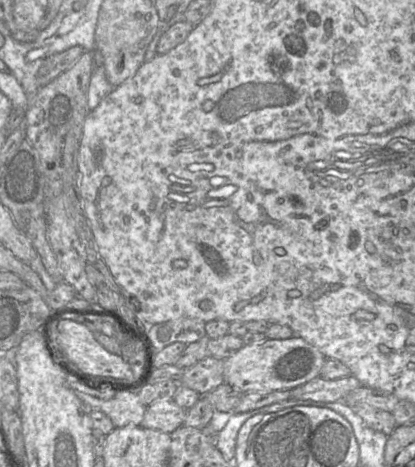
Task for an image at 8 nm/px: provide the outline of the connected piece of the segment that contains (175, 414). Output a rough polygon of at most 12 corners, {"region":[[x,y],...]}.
{"region":[[174,400],[146,407],[141,426],[170,434],[186,414]]}

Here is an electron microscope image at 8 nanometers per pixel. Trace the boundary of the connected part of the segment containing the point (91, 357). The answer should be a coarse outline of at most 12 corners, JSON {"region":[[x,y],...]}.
{"region":[[55,317],[49,335],[83,372],[116,378],[130,365],[83,324]]}

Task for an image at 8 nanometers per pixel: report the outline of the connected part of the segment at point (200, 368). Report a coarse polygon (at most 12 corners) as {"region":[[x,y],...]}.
{"region":[[224,360],[185,367],[179,382],[201,396],[225,383]]}

